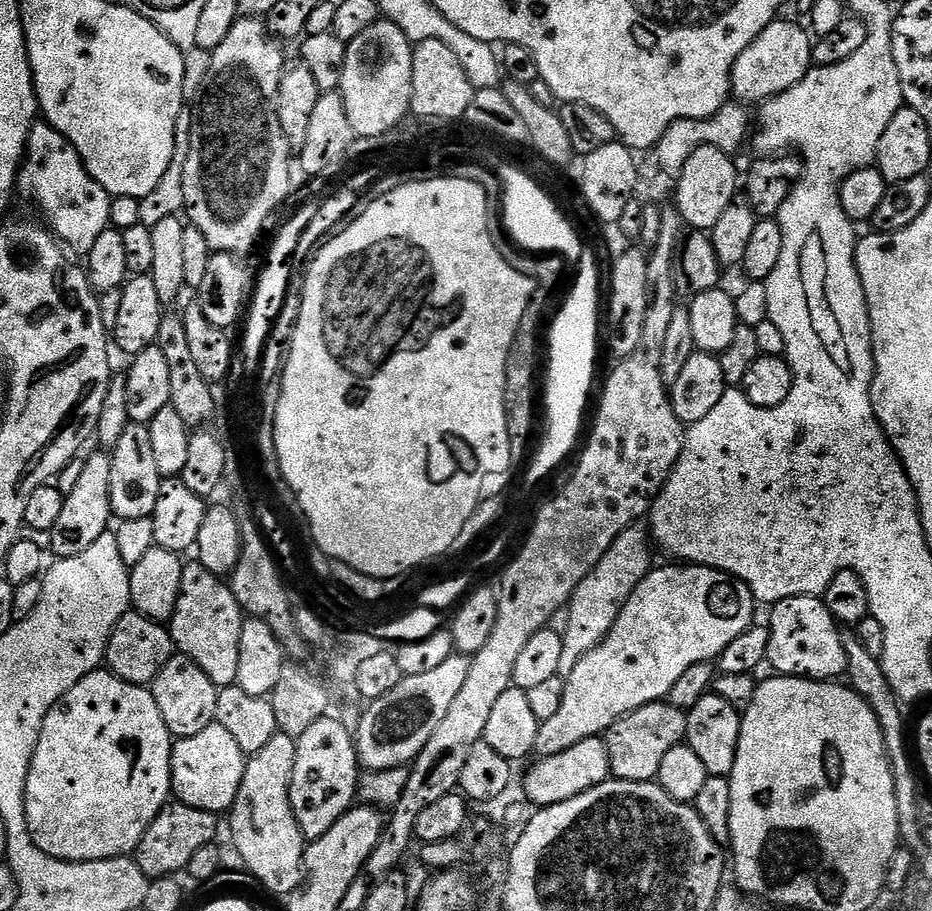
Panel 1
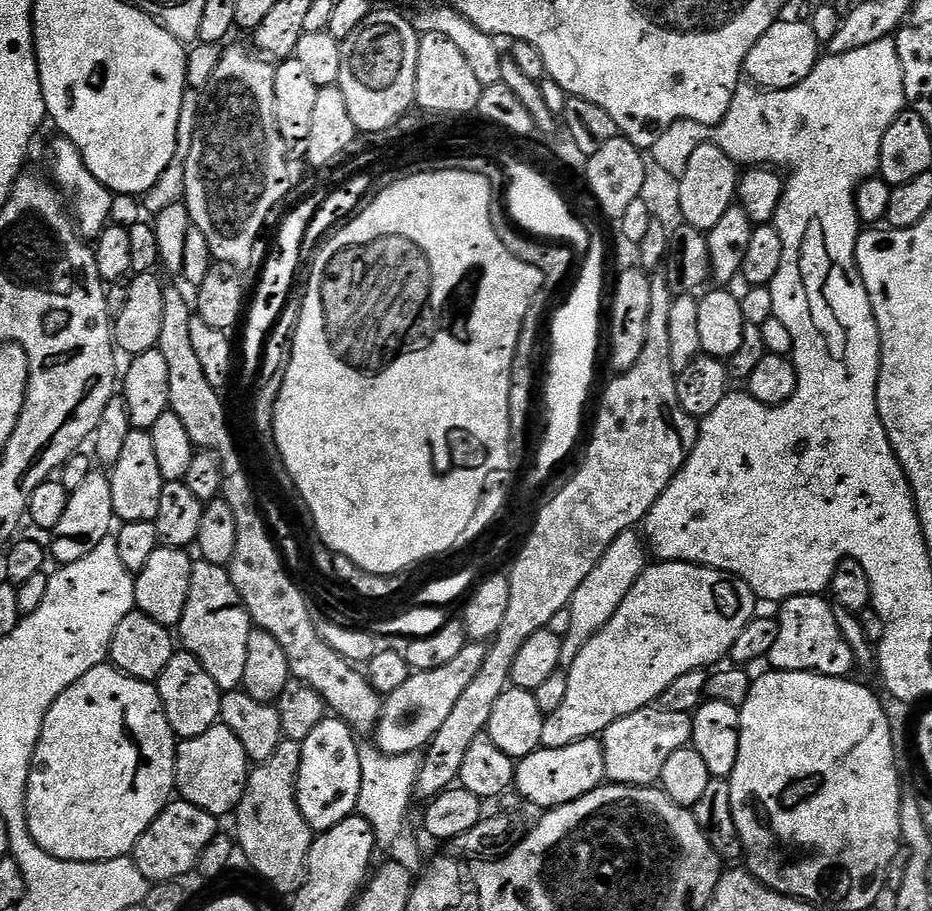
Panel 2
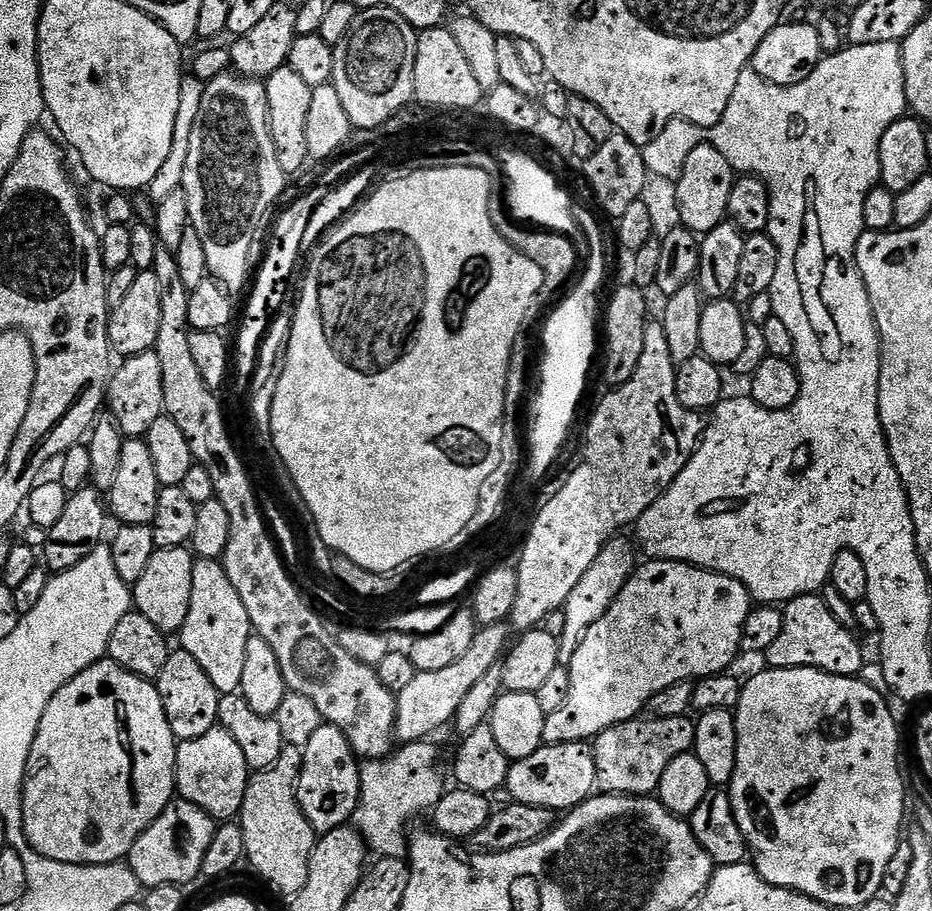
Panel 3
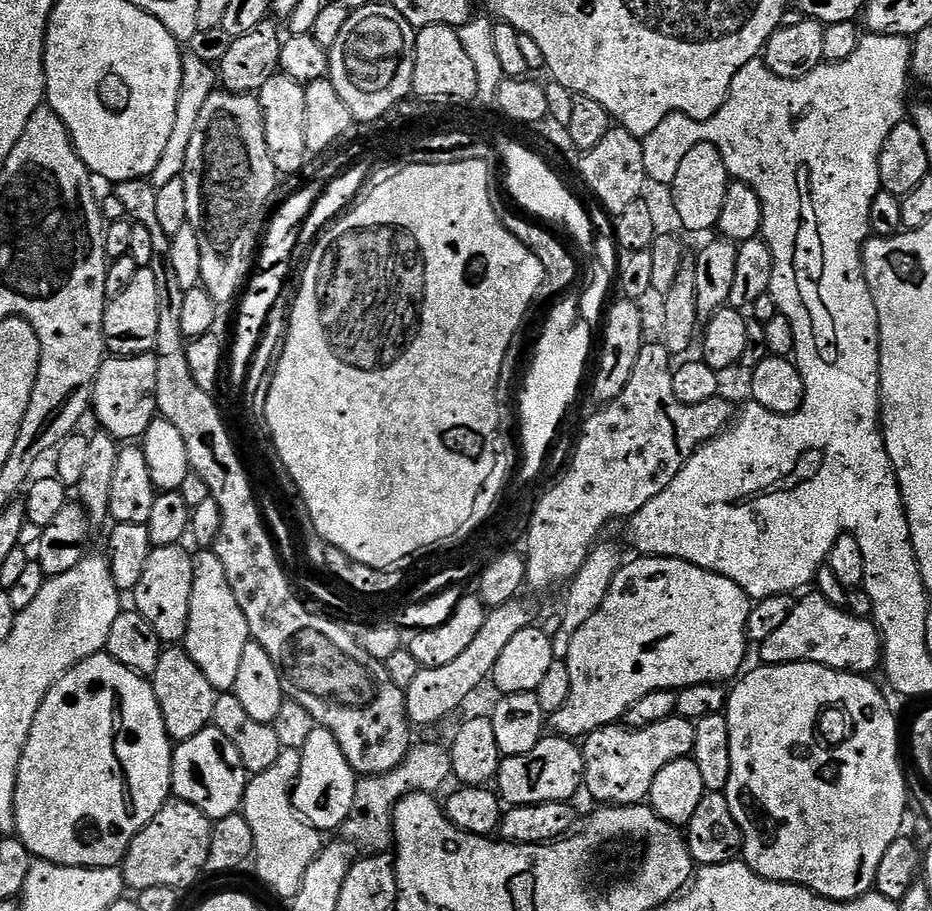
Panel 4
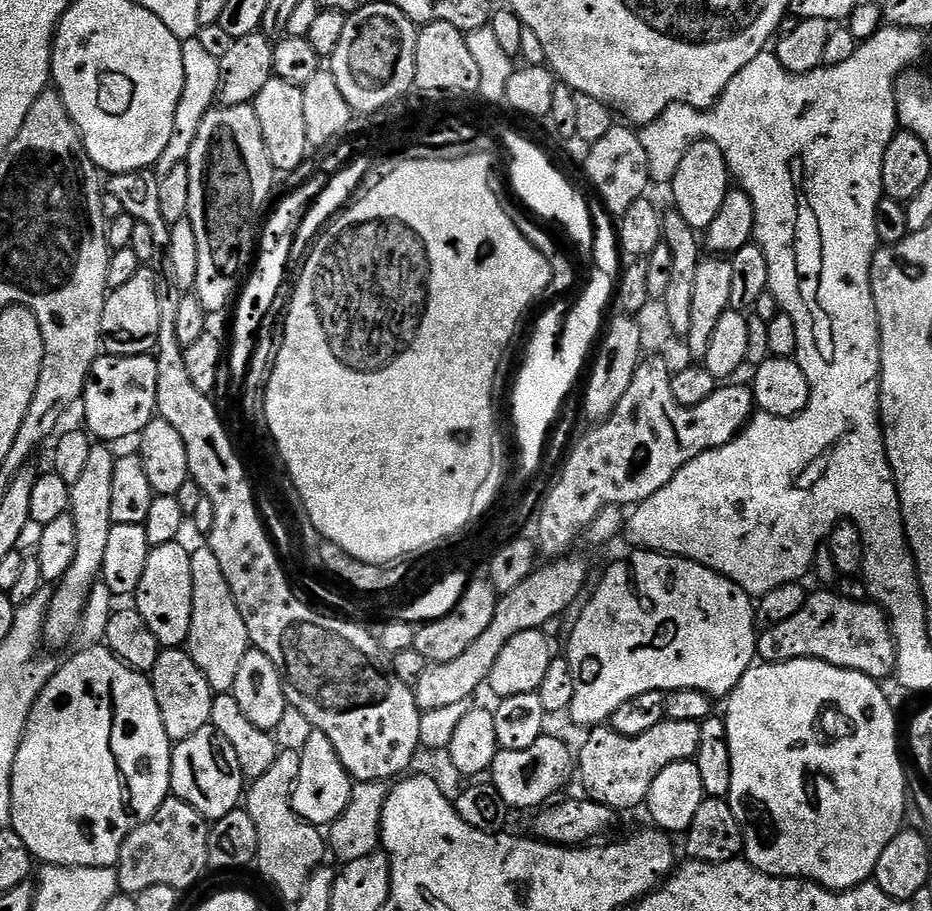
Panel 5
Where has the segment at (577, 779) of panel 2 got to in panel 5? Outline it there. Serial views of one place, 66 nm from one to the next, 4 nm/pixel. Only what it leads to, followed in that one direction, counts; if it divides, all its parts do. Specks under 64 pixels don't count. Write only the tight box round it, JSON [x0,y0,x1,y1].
[490,734,574,809]

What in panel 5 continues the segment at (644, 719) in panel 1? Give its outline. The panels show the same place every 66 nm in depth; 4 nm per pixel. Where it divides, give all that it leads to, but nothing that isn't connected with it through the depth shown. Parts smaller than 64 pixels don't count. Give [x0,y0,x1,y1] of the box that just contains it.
[578,718,700,810]

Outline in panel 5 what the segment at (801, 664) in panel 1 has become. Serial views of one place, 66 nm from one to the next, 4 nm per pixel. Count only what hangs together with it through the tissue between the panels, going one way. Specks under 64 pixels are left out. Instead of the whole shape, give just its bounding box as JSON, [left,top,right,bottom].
[756,590,896,682]

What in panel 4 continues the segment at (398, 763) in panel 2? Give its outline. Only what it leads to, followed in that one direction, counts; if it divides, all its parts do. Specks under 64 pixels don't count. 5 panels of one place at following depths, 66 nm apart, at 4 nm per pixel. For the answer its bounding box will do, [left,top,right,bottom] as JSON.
[340,742,452,855]

